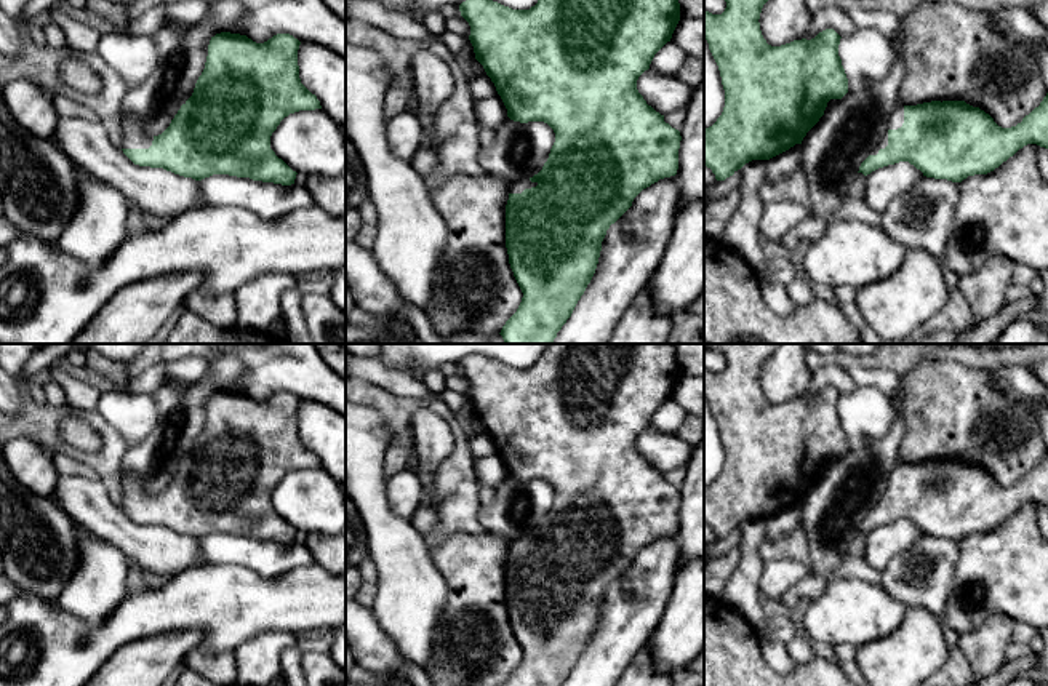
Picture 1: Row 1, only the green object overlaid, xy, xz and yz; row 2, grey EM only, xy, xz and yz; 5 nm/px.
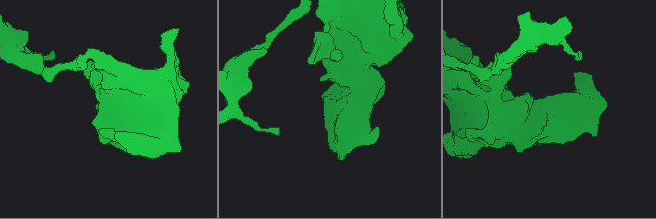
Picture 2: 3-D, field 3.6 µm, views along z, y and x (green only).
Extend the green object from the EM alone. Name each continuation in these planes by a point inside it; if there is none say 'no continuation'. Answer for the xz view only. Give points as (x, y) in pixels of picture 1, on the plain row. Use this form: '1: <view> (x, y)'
1: xz (519, 544)

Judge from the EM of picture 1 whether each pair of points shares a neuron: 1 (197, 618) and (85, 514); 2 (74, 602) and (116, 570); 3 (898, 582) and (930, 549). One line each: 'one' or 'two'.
1: two
2: one
3: one

